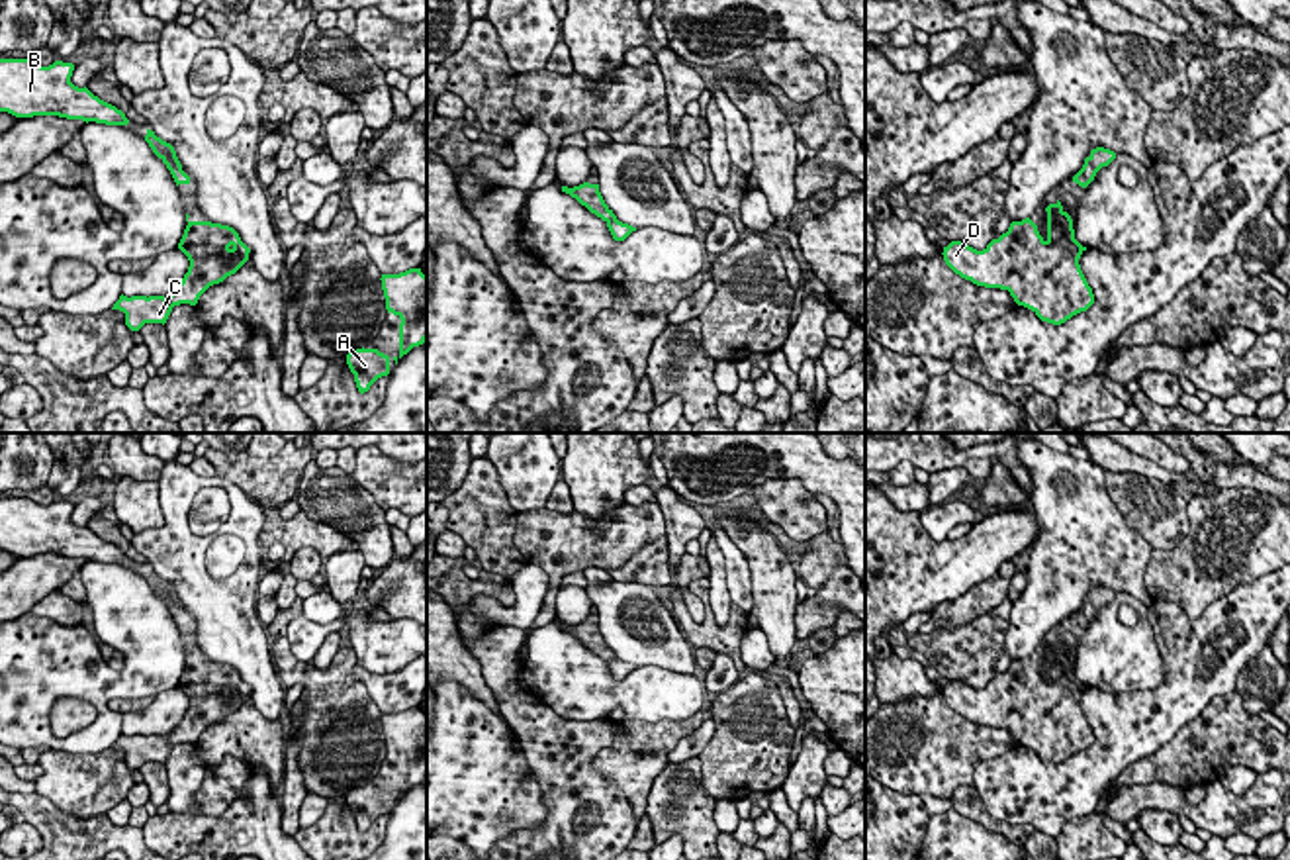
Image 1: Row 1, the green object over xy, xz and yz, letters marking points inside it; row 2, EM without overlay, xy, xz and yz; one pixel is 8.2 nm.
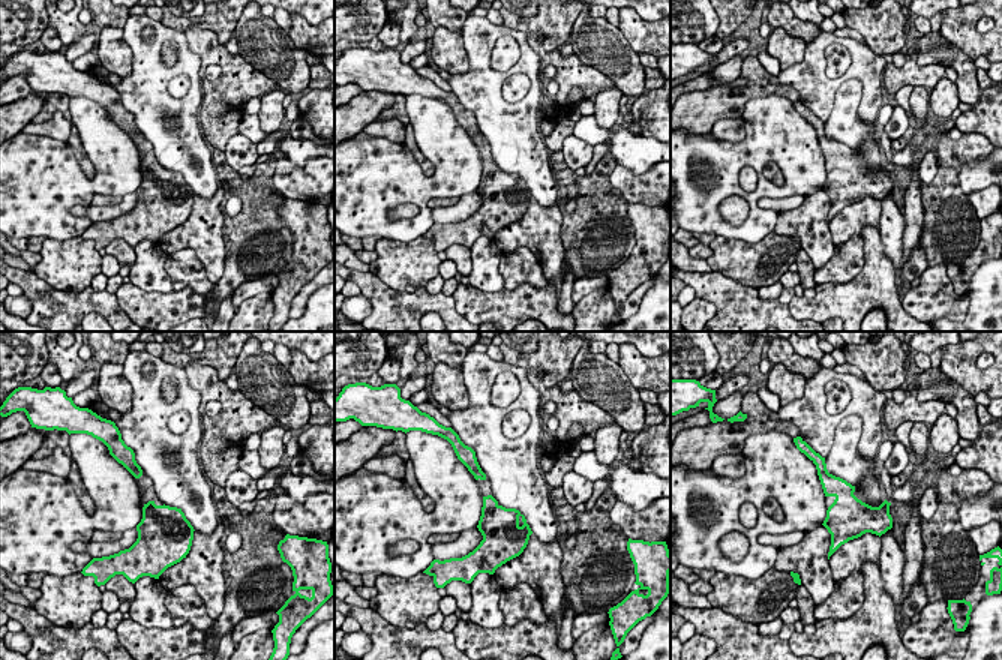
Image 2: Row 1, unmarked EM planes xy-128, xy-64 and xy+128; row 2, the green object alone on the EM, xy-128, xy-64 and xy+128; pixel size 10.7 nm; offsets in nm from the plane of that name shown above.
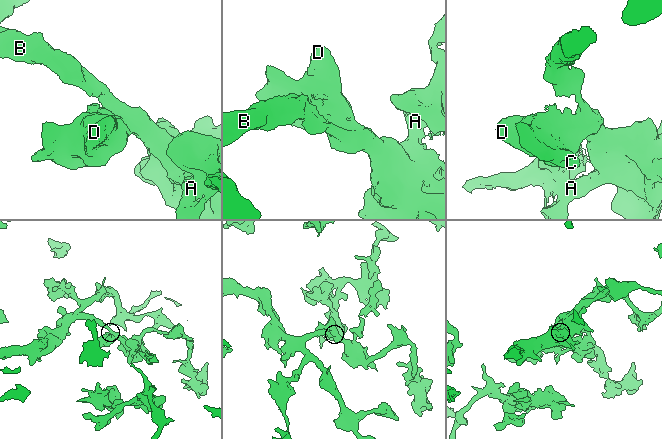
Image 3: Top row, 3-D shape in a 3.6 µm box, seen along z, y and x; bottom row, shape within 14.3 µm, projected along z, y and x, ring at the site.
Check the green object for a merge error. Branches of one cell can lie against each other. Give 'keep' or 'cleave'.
keep

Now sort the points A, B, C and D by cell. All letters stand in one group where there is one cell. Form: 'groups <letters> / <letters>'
groups A B C D

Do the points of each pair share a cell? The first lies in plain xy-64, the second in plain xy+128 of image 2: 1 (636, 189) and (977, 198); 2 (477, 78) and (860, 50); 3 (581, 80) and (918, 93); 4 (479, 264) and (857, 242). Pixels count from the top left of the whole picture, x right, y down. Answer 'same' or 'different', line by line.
1: same
2: same
3: different
4: different

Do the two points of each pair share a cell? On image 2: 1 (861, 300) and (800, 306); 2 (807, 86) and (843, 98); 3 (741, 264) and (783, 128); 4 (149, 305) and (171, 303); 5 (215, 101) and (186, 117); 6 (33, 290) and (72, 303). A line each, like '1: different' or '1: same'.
1: same
2: different
3: different
4: same
5: different
6: same

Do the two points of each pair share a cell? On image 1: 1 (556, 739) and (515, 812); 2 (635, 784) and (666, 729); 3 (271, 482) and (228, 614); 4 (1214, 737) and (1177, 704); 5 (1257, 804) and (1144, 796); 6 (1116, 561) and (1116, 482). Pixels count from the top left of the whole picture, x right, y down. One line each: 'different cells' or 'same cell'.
1: different cells
2: same cell
3: different cells
4: different cells
5: same cell
6: different cells

